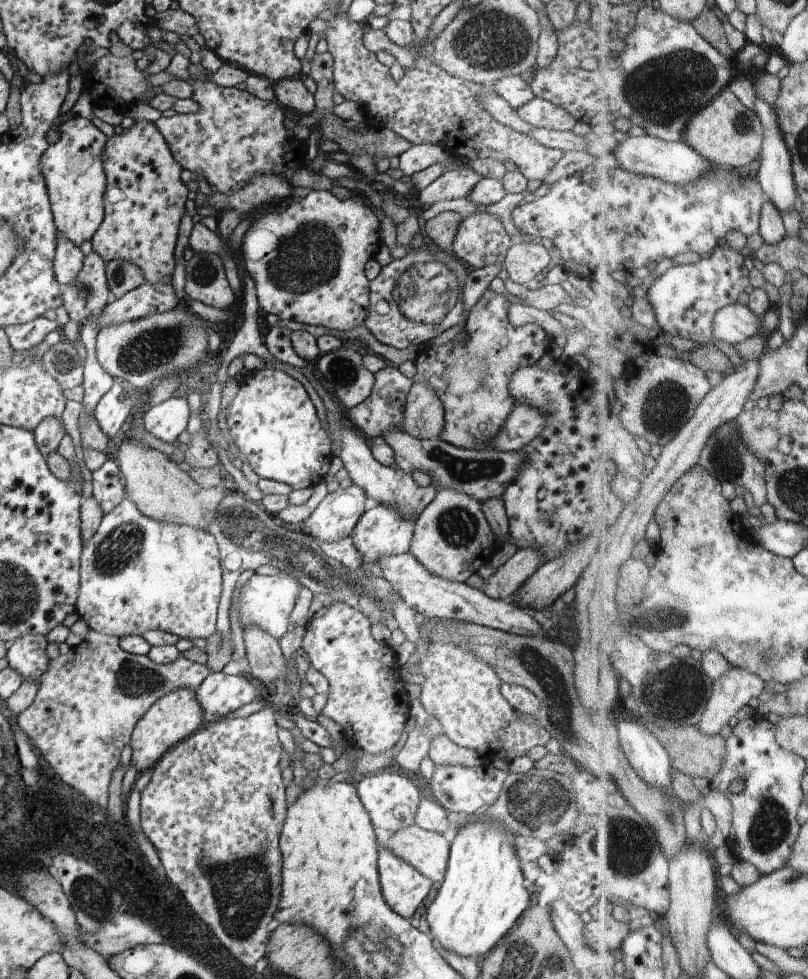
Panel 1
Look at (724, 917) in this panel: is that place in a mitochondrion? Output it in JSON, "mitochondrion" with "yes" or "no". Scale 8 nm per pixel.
{"mitochondrion":"no"}

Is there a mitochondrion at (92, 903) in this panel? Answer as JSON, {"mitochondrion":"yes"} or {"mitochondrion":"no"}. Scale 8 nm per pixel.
{"mitochondrion":"yes"}

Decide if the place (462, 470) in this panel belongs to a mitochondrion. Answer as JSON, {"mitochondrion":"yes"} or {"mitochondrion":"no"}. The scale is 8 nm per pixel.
{"mitochondrion":"yes"}

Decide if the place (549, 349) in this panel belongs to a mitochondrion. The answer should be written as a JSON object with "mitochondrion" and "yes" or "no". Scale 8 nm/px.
{"mitochondrion":"no"}

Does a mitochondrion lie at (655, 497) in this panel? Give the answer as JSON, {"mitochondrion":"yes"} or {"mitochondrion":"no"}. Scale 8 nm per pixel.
{"mitochondrion":"no"}

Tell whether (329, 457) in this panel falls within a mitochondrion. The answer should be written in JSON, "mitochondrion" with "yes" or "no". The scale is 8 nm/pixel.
{"mitochondrion":"no"}

